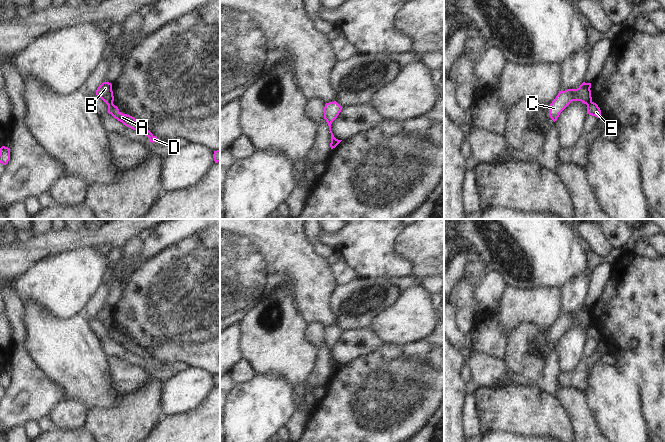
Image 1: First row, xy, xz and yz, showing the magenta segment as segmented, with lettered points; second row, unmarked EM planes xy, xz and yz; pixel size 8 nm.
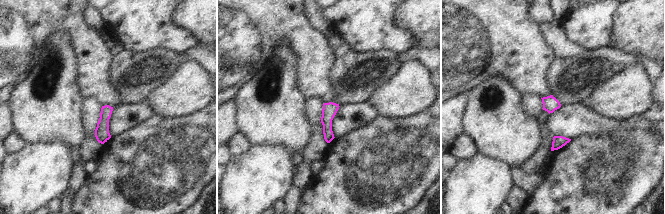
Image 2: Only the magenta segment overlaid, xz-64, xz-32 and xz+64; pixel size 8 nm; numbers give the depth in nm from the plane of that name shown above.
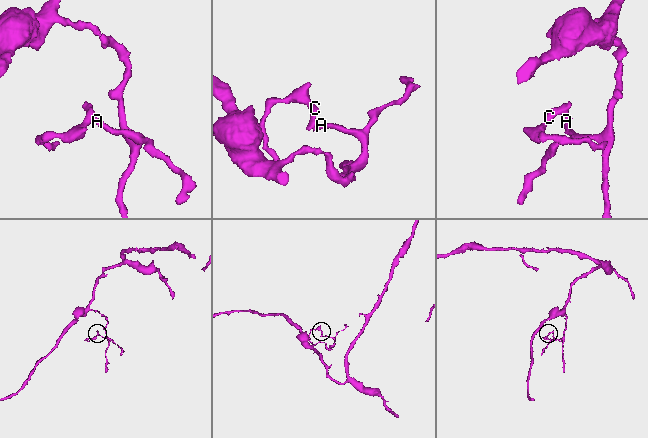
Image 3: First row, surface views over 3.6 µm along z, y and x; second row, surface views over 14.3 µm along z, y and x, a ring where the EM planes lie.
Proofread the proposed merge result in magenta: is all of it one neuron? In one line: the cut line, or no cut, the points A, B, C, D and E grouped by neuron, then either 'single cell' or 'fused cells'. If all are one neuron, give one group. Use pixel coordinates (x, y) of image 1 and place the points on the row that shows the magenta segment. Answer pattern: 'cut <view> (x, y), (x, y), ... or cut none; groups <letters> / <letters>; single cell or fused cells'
cut xy (112, 102), (108, 105); groups A D E / B C; fused cells

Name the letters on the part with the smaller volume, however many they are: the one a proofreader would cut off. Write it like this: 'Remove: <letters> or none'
Remove: B, C

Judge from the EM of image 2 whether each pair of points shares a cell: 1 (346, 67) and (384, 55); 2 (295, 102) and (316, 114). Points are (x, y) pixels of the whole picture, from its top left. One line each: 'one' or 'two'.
1: one
2: two

